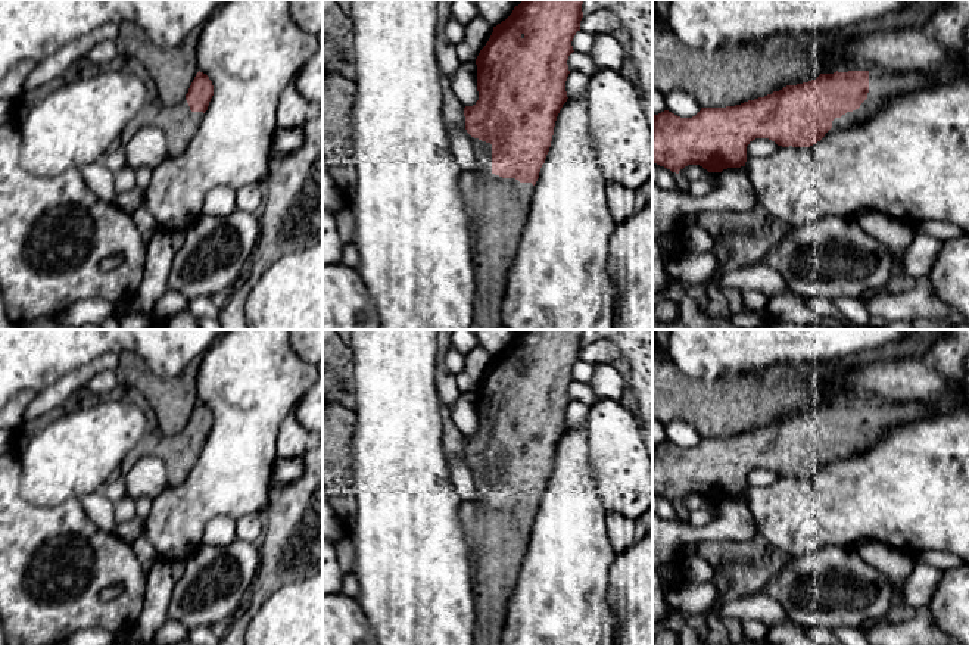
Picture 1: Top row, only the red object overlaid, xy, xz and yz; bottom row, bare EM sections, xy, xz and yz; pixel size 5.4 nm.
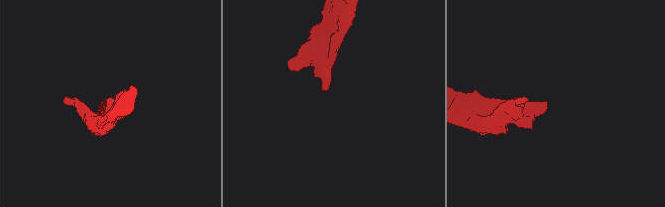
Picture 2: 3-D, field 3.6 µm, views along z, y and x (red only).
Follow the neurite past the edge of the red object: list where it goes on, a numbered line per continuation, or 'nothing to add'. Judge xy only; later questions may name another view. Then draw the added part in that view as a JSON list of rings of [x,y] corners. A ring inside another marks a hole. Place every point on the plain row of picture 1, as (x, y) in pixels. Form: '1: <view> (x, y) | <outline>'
1: xy (178, 454) | [[[183,429],[174,436],[153,434],[149,451],[165,464],[168,486],[178,486],[190,474],[203,446],[203,442],[191,442],[187,430]]]

